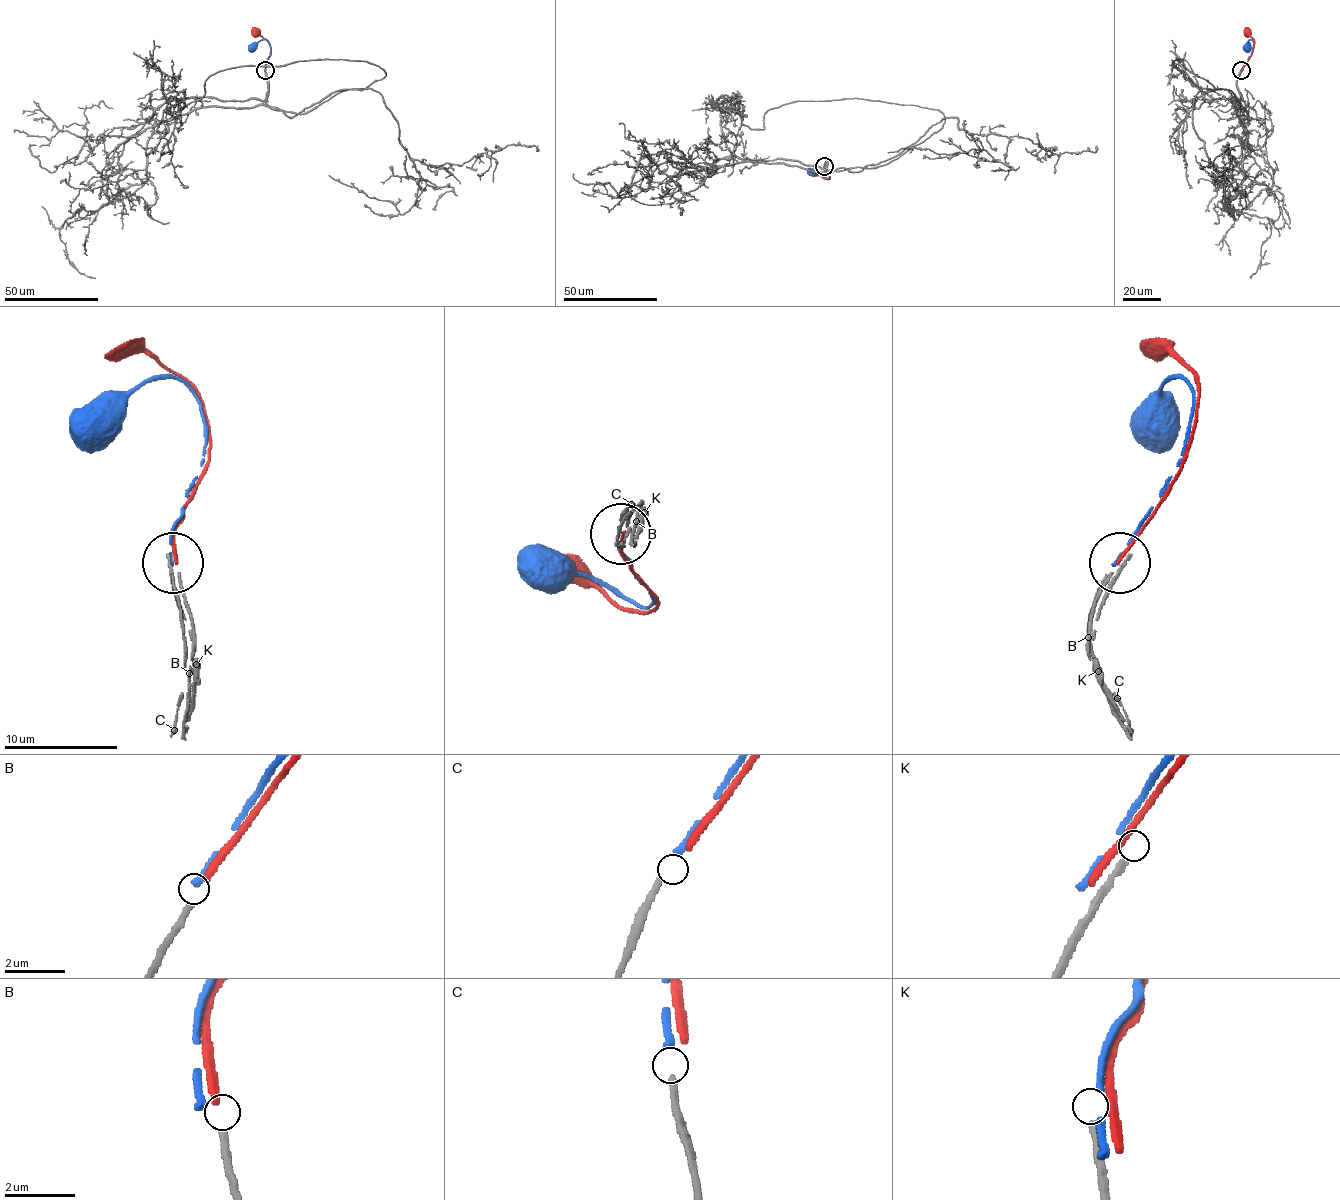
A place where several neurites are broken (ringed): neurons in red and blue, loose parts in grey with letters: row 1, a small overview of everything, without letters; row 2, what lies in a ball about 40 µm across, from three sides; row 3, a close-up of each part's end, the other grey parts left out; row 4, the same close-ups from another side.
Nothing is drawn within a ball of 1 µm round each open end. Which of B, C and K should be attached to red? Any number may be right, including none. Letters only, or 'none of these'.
B

